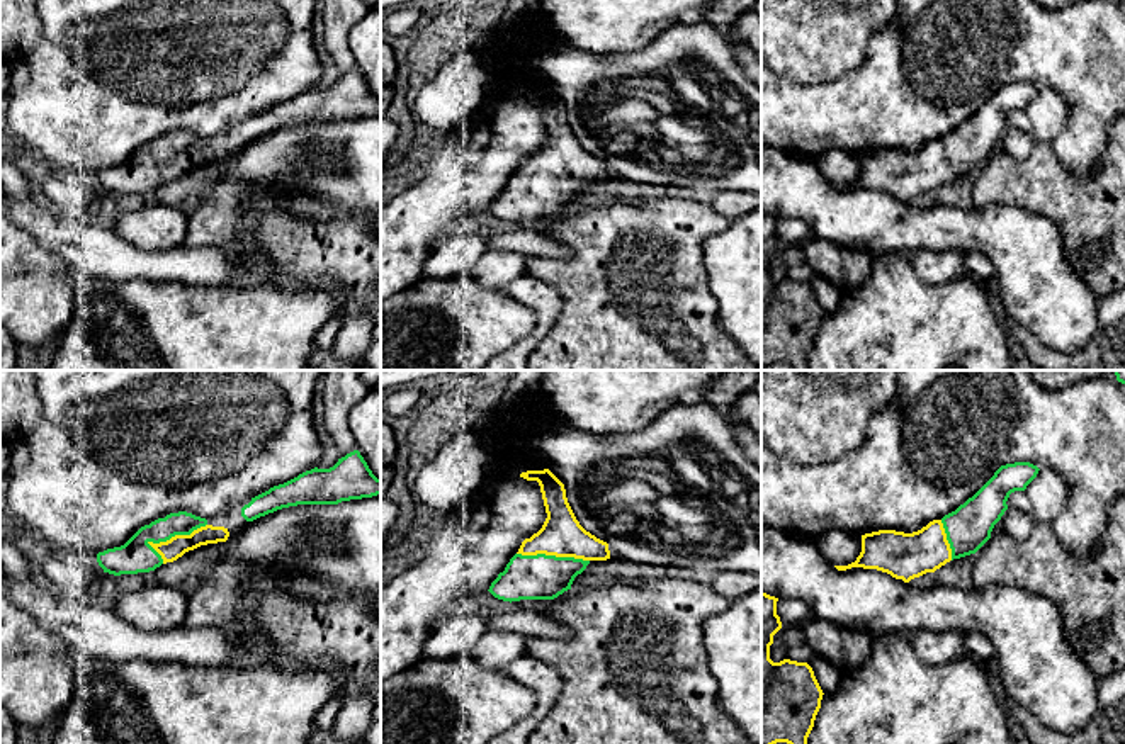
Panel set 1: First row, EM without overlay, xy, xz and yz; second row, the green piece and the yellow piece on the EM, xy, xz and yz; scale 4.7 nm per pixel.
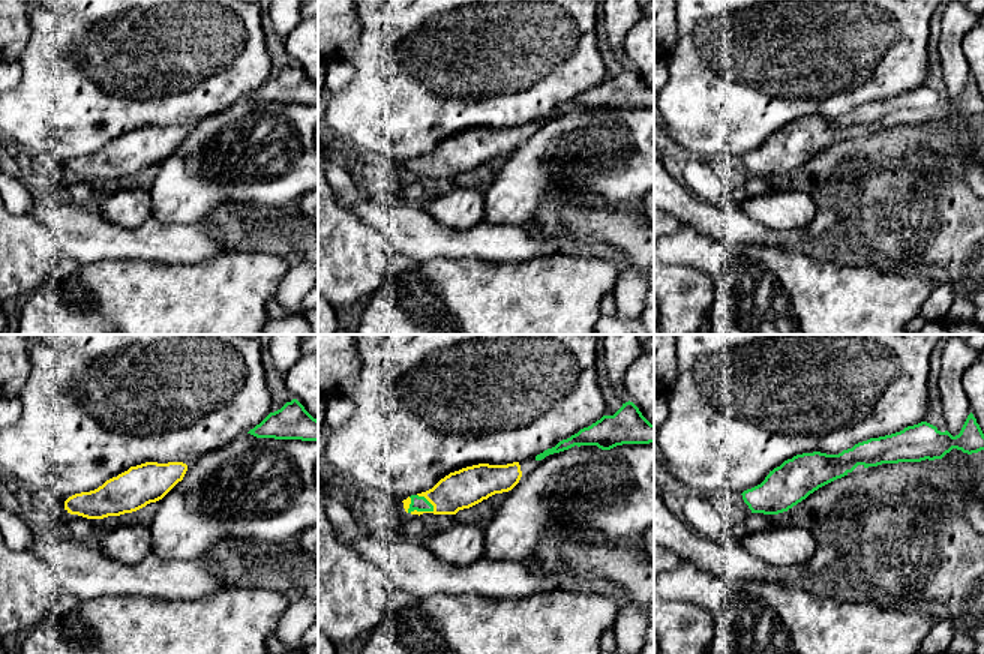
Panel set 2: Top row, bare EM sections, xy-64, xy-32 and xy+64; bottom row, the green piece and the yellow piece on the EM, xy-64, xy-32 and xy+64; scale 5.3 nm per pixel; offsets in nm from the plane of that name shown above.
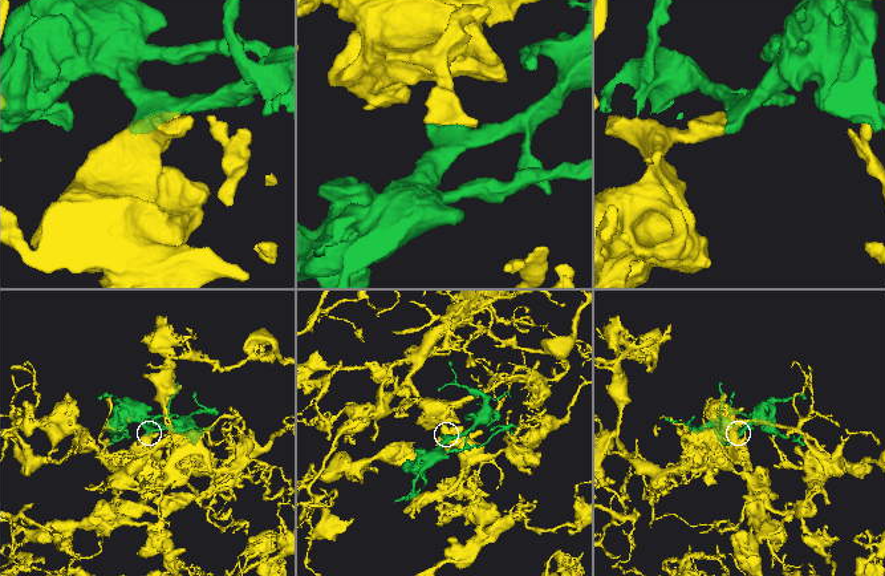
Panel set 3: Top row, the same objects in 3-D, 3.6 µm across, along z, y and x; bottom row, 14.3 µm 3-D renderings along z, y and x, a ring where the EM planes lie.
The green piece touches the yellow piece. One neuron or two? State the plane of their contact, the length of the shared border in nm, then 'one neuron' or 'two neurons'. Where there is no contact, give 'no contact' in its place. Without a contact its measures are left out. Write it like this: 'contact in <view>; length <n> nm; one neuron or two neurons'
contact in xy; length 300 nm; one neuron

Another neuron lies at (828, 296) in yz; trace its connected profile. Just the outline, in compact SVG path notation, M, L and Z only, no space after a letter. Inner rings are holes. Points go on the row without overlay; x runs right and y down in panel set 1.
M812 273L809 285L823 309L823 313L834 313L840 307L841 290L838 290L828 279Z

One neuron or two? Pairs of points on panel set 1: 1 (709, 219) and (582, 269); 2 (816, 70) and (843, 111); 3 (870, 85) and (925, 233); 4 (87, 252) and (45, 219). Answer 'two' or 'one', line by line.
1: one
2: two
3: two
4: one

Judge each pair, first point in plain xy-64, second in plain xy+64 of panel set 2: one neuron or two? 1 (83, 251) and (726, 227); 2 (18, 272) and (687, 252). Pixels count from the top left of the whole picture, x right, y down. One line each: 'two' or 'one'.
1: one
2: two

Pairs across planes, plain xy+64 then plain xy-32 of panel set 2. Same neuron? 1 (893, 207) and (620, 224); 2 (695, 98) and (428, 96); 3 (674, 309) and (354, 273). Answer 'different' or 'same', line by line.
1: same
2: same
3: same

